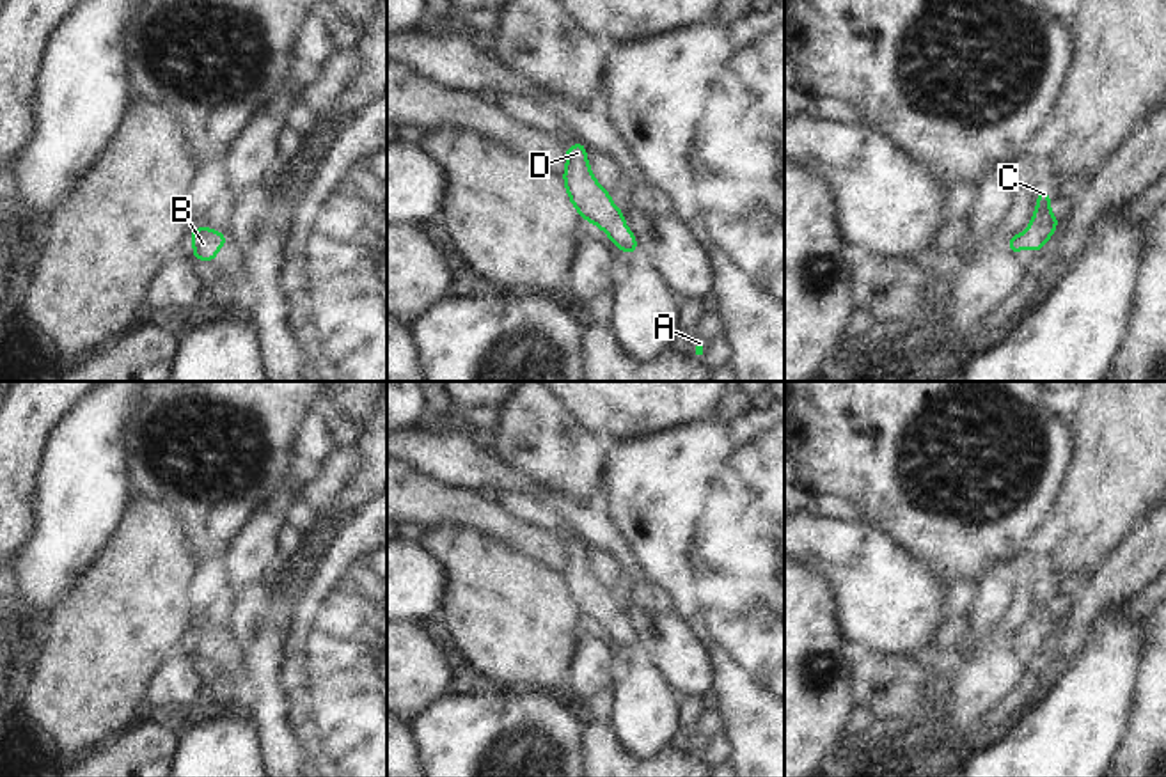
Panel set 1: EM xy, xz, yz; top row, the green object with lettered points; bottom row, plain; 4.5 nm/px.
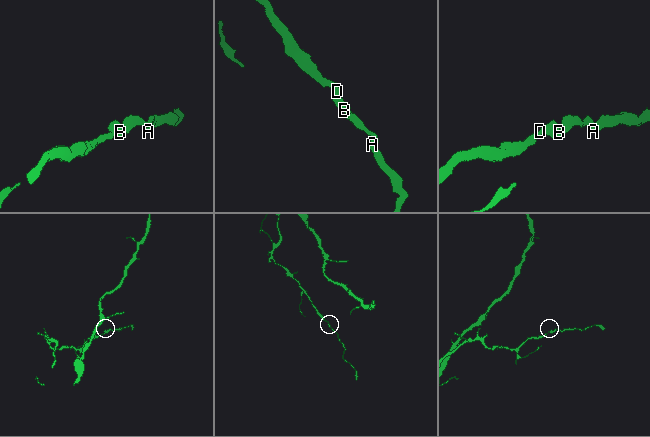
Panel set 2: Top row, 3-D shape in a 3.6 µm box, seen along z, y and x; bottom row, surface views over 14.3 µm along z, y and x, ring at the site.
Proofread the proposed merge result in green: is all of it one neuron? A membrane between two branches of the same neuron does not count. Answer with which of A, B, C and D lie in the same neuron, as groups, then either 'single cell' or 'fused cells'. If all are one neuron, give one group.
A B C D | single cell

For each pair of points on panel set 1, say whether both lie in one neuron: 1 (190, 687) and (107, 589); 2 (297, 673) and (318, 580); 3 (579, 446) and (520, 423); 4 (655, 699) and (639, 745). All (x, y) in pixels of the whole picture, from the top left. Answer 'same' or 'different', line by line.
1: different
2: same
3: same
4: same

